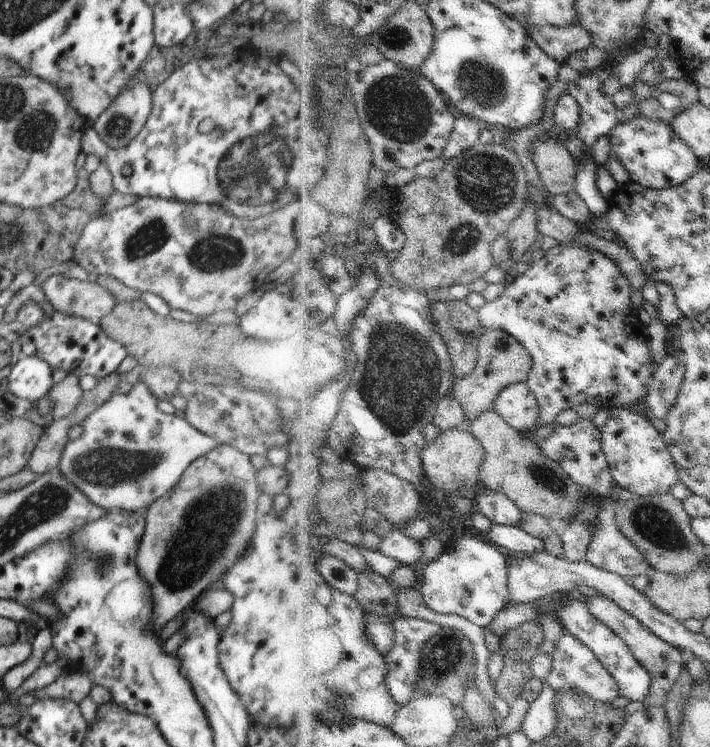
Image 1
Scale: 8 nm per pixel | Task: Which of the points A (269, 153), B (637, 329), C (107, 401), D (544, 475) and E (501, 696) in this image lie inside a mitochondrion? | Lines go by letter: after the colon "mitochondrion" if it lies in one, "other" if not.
A: mitochondrion
B: other
C: other
D: mitochondrion
E: other

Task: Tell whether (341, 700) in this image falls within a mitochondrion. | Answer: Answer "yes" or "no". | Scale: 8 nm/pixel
yes

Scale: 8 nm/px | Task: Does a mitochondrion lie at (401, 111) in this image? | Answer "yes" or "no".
yes

